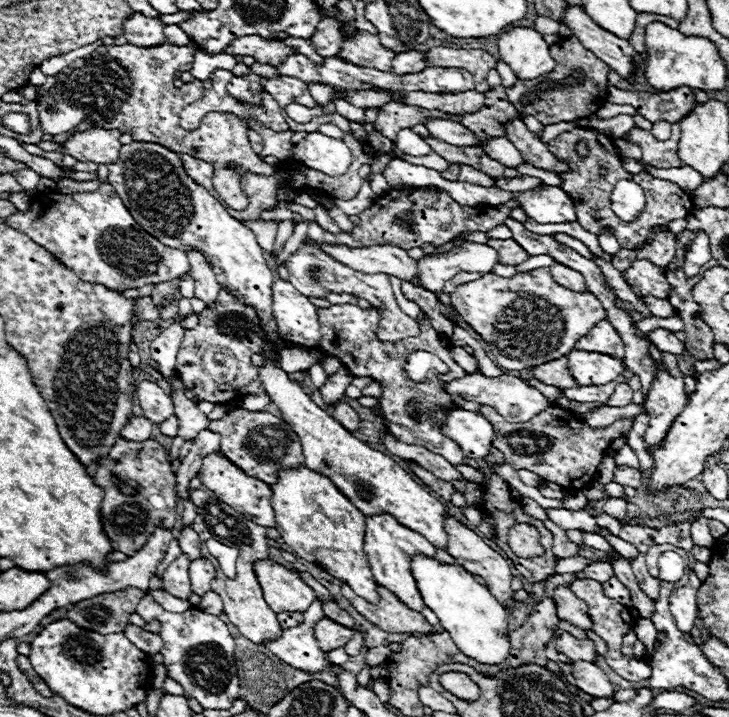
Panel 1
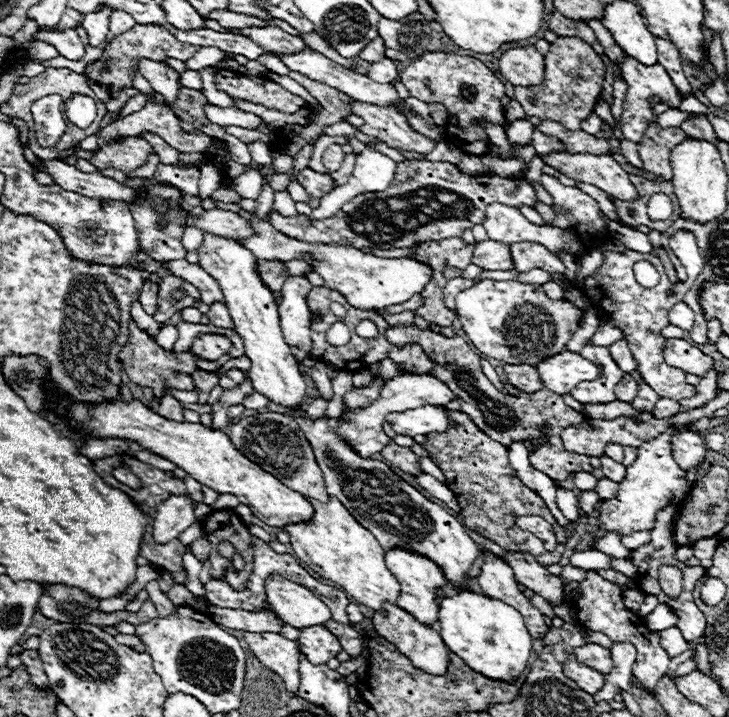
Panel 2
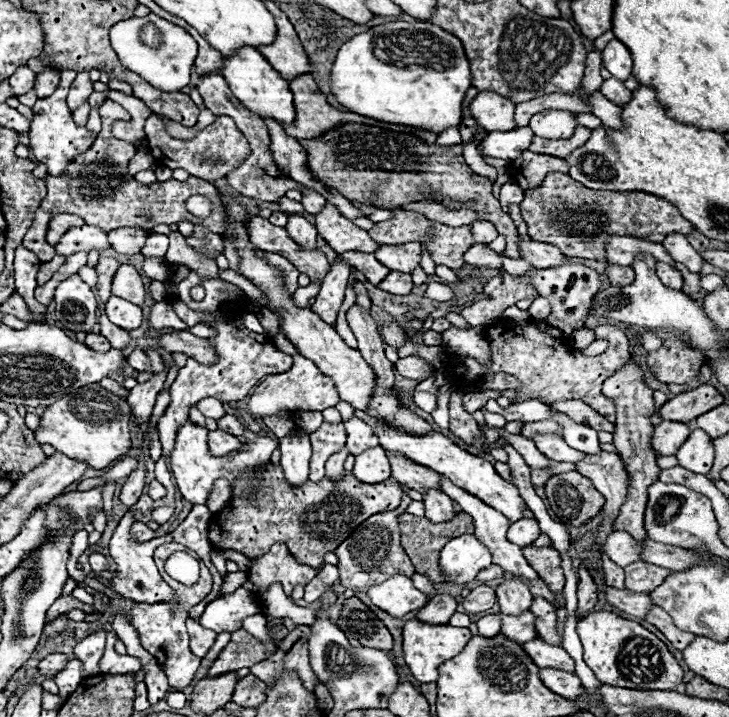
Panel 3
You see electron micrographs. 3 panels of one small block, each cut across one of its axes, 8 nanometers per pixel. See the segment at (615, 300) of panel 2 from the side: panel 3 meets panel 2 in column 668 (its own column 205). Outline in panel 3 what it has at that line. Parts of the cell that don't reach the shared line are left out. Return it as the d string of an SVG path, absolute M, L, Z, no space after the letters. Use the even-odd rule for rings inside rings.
M192 270L190 276L178 284L178 296L192 310L200 310L200 312L208 312L208 310L218 312L218 310L222 310L220 320L216 324L208 324L208 326L216 328L216 336L210 338L210 342L216 346L218 362L214 366L204 366L204 364L198 364L196 360L188 358L186 366L178 372L174 384L170 386L170 404L164 412L164 416L158 420L158 434L160 434L160 442L162 442L162 458L166 458L170 454L170 448L174 444L174 436L176 436L178 428L182 426L182 420L188 420L190 404L198 404L200 400L210 398L210 396L218 398L220 402L246 400L260 378L270 376L270 374L282 374L292 364L292 356L274 348L274 344L264 334L256 334L248 328L244 328L240 320L232 320L232 316L228 312L228 304L222 304L220 300L224 296L224 292L236 290L234 284L224 282L224 280L206 280L206 282L202 282L202 286L206 288L206 296L200 302L192 300L192 296L190 296L190 290L196 284L200 284L200 278Z

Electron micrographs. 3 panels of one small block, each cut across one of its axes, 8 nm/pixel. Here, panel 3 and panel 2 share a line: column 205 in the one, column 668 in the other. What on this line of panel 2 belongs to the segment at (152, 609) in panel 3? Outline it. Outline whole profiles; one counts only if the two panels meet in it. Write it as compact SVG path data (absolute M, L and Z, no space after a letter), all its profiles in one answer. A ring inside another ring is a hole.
M671 566L659 568L658 580L663 592L670 598L677 598L682 590L682 572Z

